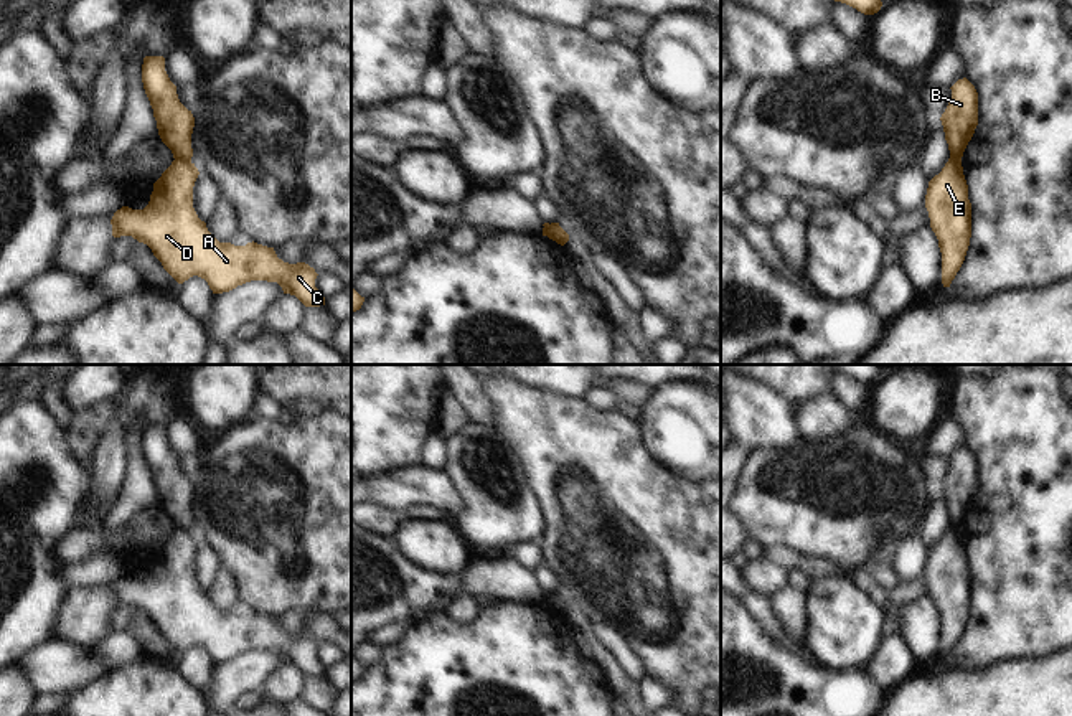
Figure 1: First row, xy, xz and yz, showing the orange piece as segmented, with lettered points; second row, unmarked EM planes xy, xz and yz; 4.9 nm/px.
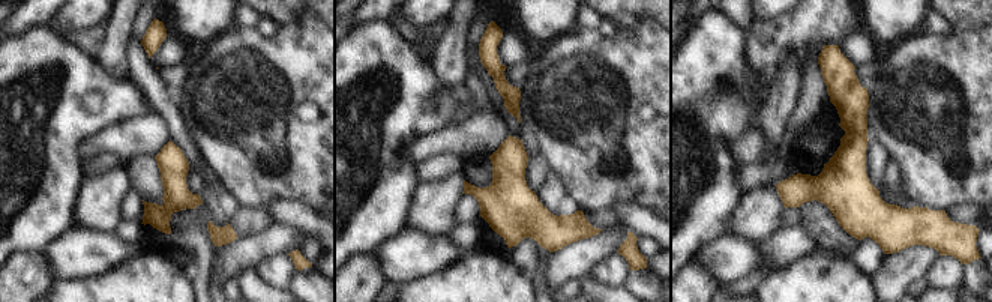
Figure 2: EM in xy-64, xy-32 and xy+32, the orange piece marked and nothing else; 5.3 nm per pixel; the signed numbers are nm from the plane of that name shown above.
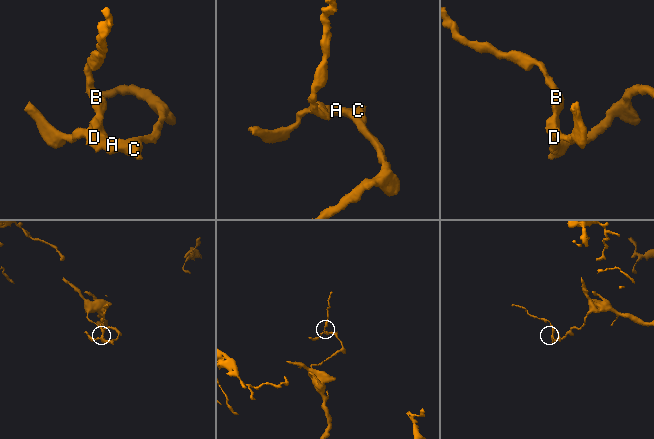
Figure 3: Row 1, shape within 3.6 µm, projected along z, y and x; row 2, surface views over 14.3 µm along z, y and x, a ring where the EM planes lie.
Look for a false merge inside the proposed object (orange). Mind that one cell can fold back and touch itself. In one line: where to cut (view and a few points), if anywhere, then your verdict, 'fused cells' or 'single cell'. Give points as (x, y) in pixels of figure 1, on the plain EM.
cut in xy along (175, 527), (190, 532); fused cells

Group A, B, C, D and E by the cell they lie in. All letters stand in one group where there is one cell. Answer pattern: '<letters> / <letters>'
A C D E / B

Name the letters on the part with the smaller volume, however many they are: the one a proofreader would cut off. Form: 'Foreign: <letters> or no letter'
Foreign: B

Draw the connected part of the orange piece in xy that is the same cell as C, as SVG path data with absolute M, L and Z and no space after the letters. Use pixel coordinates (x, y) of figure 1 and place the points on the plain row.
M173 530L153 553L150 571L143 579L122 576L110 589L112 605L132 605L147 614L163 638L183 653L193 645L205 648L213 663L223 663L251 650L277 652L284 663L295 665L305 676L325 675L325 667L315 657L317 642L305 632L289 634L277 627L274 617L257 612L234 615L219 612L193 577L193 556L200 541L191 531Z

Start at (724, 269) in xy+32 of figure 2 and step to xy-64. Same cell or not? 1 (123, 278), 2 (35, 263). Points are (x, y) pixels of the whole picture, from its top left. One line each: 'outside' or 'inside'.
1: outside
2: outside

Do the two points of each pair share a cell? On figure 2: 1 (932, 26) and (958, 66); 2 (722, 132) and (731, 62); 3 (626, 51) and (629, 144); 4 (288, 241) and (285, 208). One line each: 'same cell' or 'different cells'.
1: different cells
2: same cell
3: same cell
4: different cells

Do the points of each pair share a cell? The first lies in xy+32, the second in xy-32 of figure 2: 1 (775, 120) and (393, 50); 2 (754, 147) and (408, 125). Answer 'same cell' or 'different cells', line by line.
1: different cells
2: different cells

